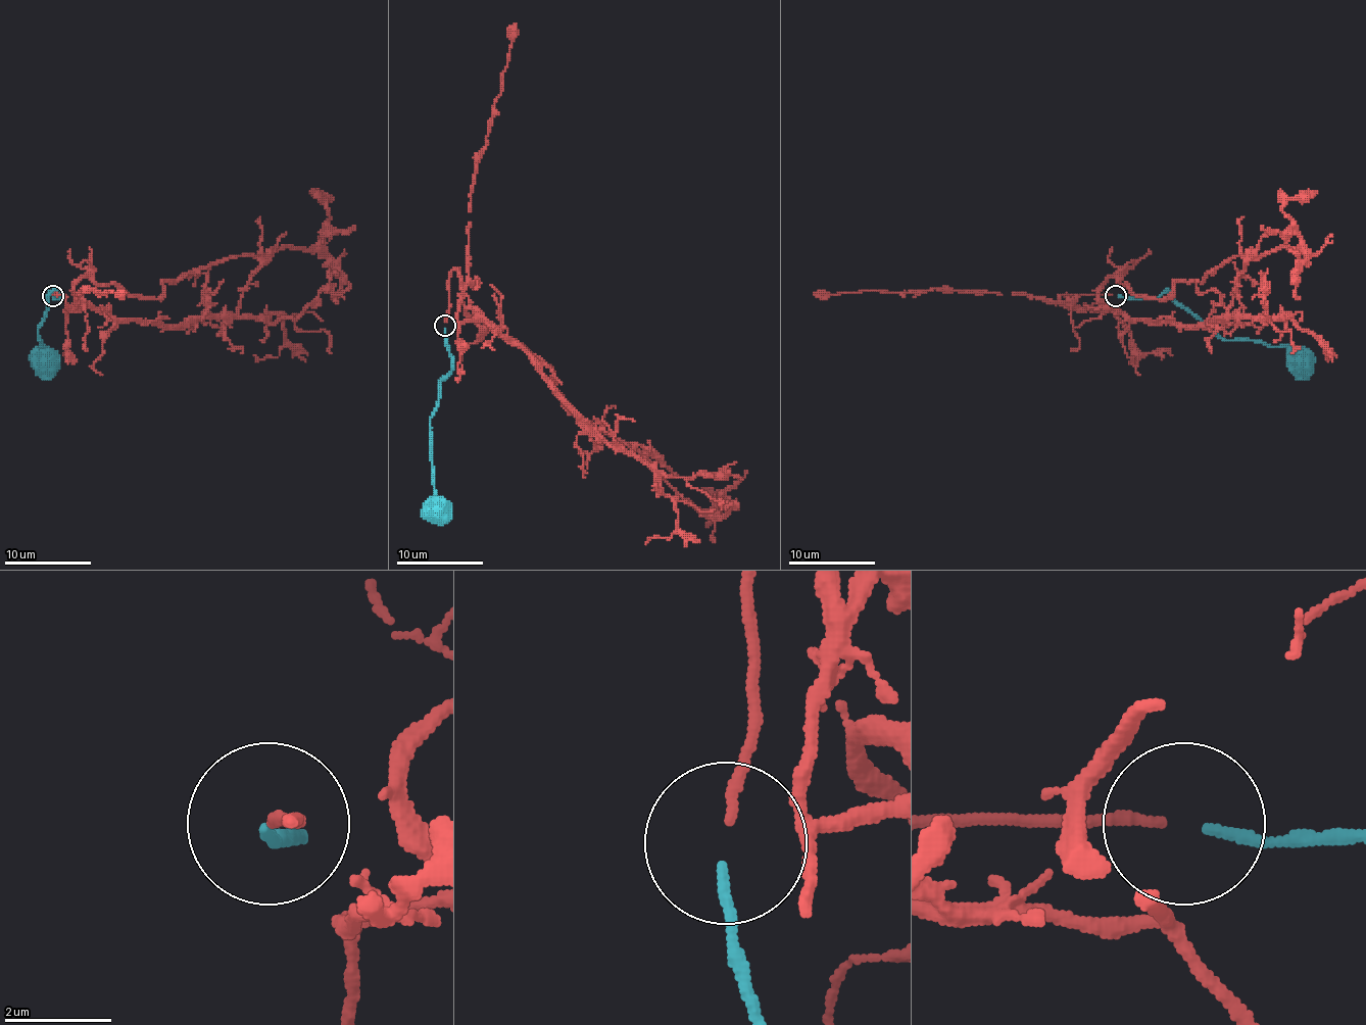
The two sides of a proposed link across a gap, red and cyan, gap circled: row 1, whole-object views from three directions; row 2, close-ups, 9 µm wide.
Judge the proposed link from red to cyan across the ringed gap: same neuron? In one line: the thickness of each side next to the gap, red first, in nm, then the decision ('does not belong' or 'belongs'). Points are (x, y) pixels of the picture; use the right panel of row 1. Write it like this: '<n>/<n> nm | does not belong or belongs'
190/190 nm | belongs

